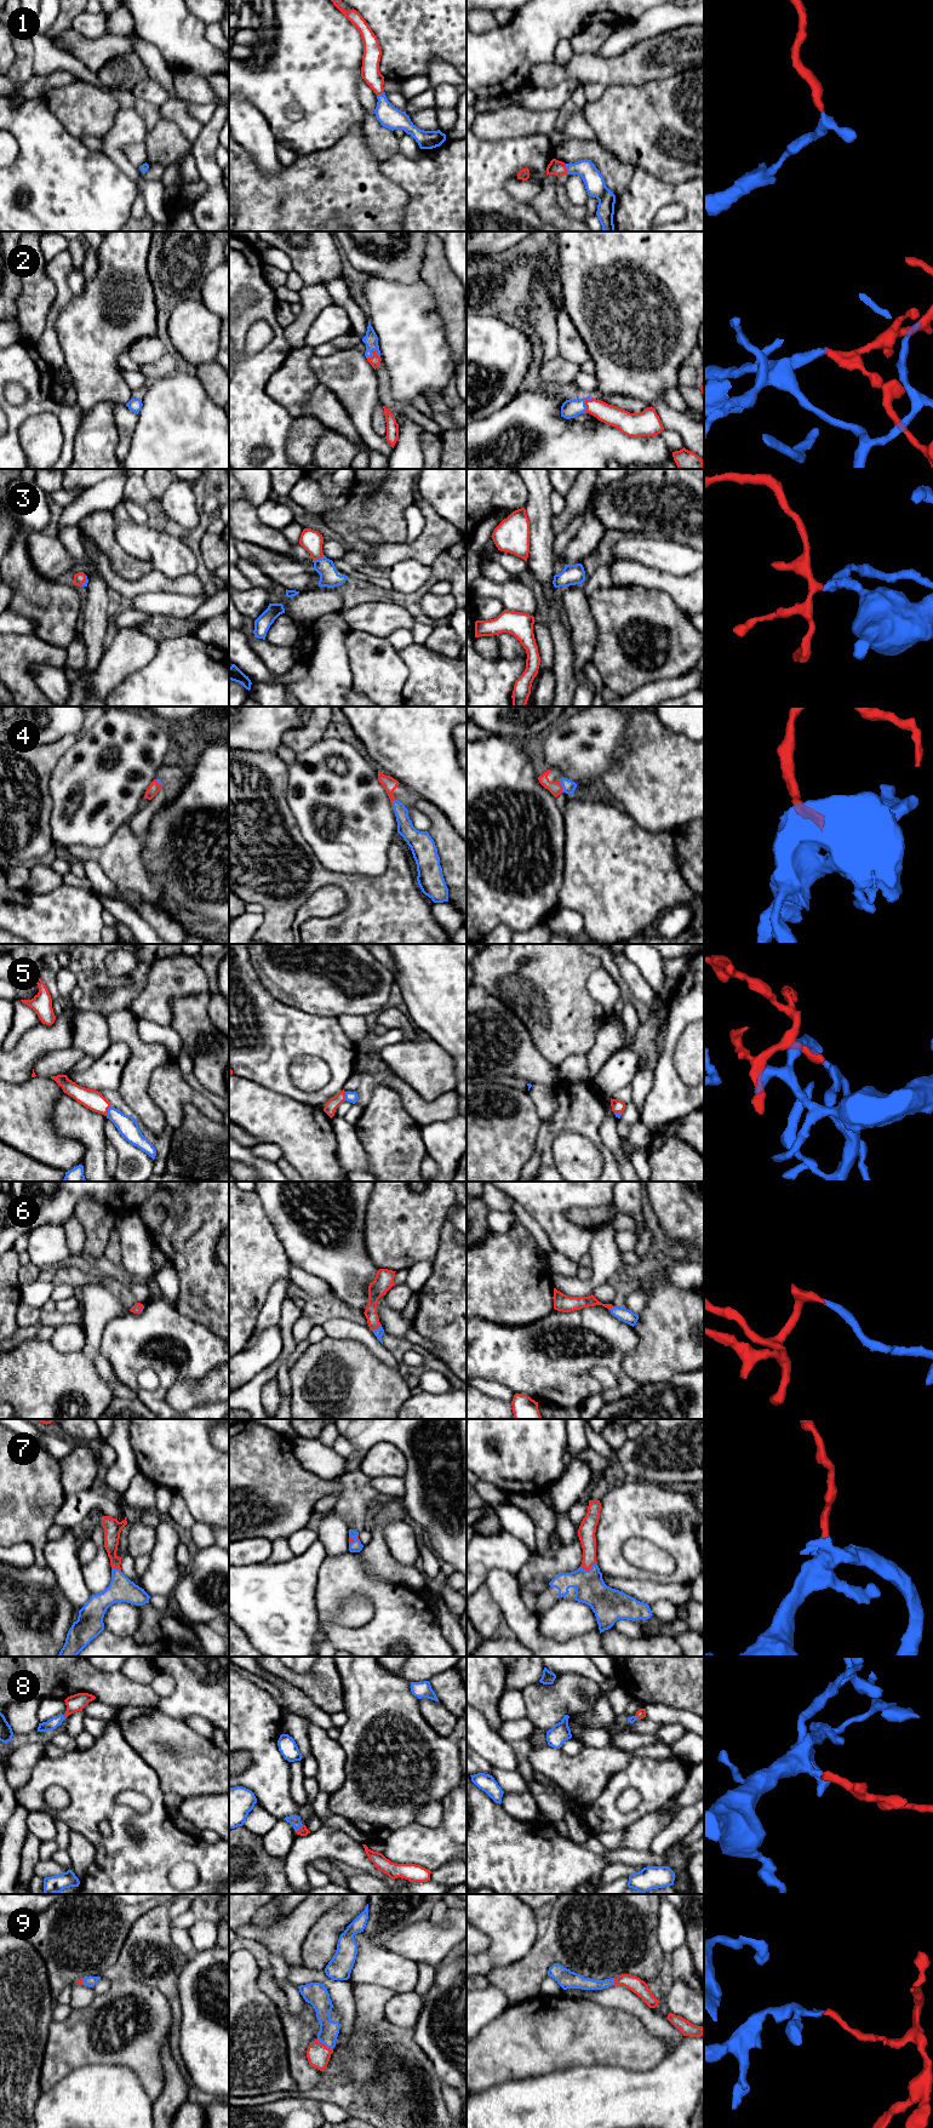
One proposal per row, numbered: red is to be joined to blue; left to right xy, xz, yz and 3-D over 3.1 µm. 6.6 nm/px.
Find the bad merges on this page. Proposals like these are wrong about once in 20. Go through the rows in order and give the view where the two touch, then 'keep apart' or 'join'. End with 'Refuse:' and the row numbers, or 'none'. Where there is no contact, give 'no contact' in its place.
1: meets blue in yz; join
2: meets blue in xz; join
3: meets blue in xz; join
4: meets blue in yz; join
5: meets blue in xy; join
6: meets blue in xz; join
7: meets blue in yz; join
8: meets blue in xz; join
9: meets blue in xz; join
Refuse: none

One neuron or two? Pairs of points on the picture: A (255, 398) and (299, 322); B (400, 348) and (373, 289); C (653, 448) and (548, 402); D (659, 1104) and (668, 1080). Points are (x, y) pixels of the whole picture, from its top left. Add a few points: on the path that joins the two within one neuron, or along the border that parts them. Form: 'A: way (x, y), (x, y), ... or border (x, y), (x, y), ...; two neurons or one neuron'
A: border (282, 329), (285, 339), (293, 348); two neurons
B: way (400, 333), (400, 315), (388, 303); one neuron
C: way (624, 448), (611, 444), (579, 444), (567, 432); one neuron
D: way (665, 1098), (668, 1096), (668, 1086); one neuron

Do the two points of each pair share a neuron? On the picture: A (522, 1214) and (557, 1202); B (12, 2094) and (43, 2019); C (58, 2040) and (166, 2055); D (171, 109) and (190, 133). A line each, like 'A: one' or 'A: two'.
A: two
B: one
C: two
D: one

